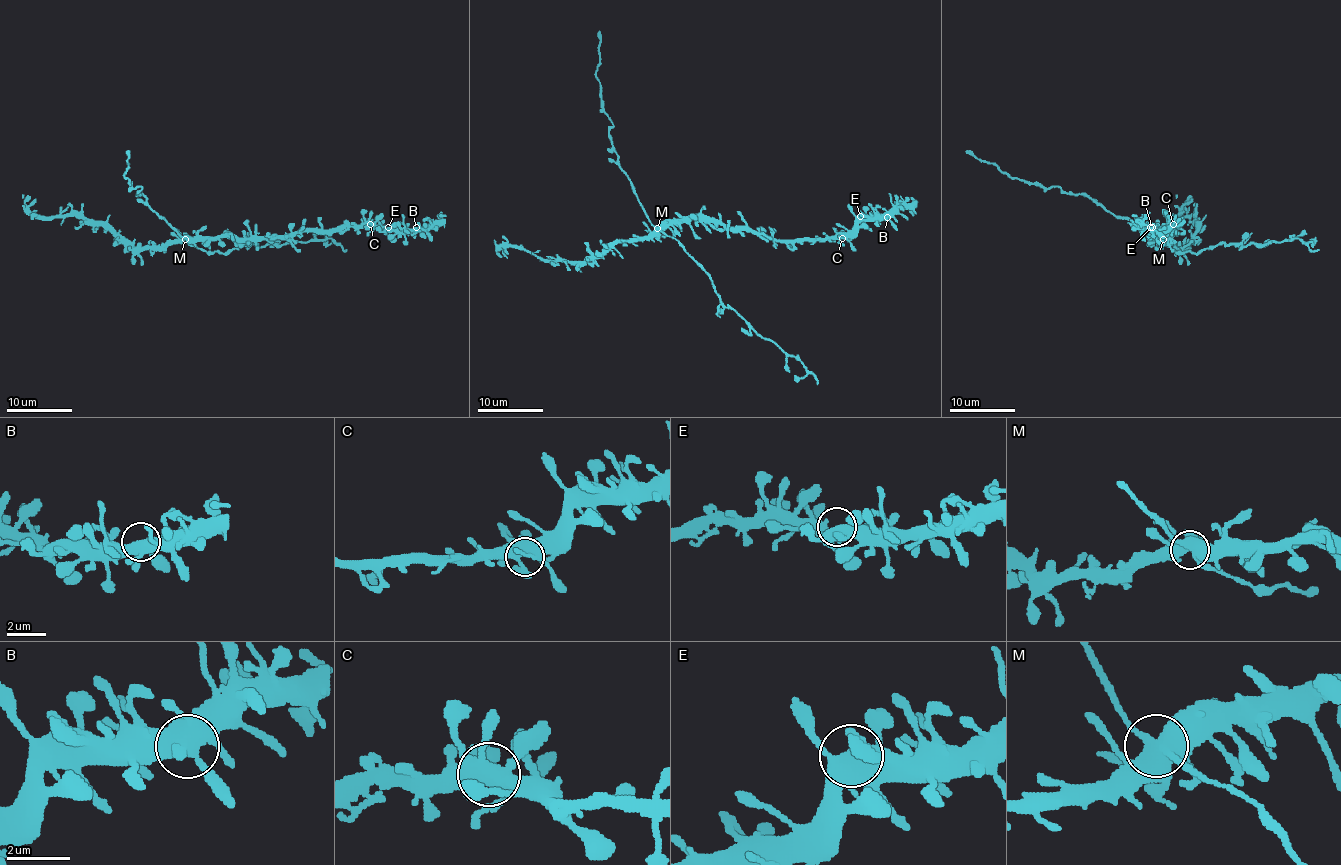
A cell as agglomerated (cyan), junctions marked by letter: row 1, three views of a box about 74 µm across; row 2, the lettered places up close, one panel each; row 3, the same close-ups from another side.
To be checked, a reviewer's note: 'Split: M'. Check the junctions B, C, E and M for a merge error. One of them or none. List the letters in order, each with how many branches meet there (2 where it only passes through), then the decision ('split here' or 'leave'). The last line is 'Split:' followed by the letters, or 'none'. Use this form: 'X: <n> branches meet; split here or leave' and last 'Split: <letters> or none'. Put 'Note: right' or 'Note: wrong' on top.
Note: right
B: 6 branches meet; leave
C: 8 branches meet; leave
E: 6 branches meet; leave
M: 7 branches meet; split here
Split: M

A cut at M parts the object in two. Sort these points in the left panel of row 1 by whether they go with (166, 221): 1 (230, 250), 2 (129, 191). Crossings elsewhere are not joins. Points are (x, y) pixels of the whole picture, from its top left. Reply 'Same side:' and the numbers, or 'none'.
Same side: 1, 2

